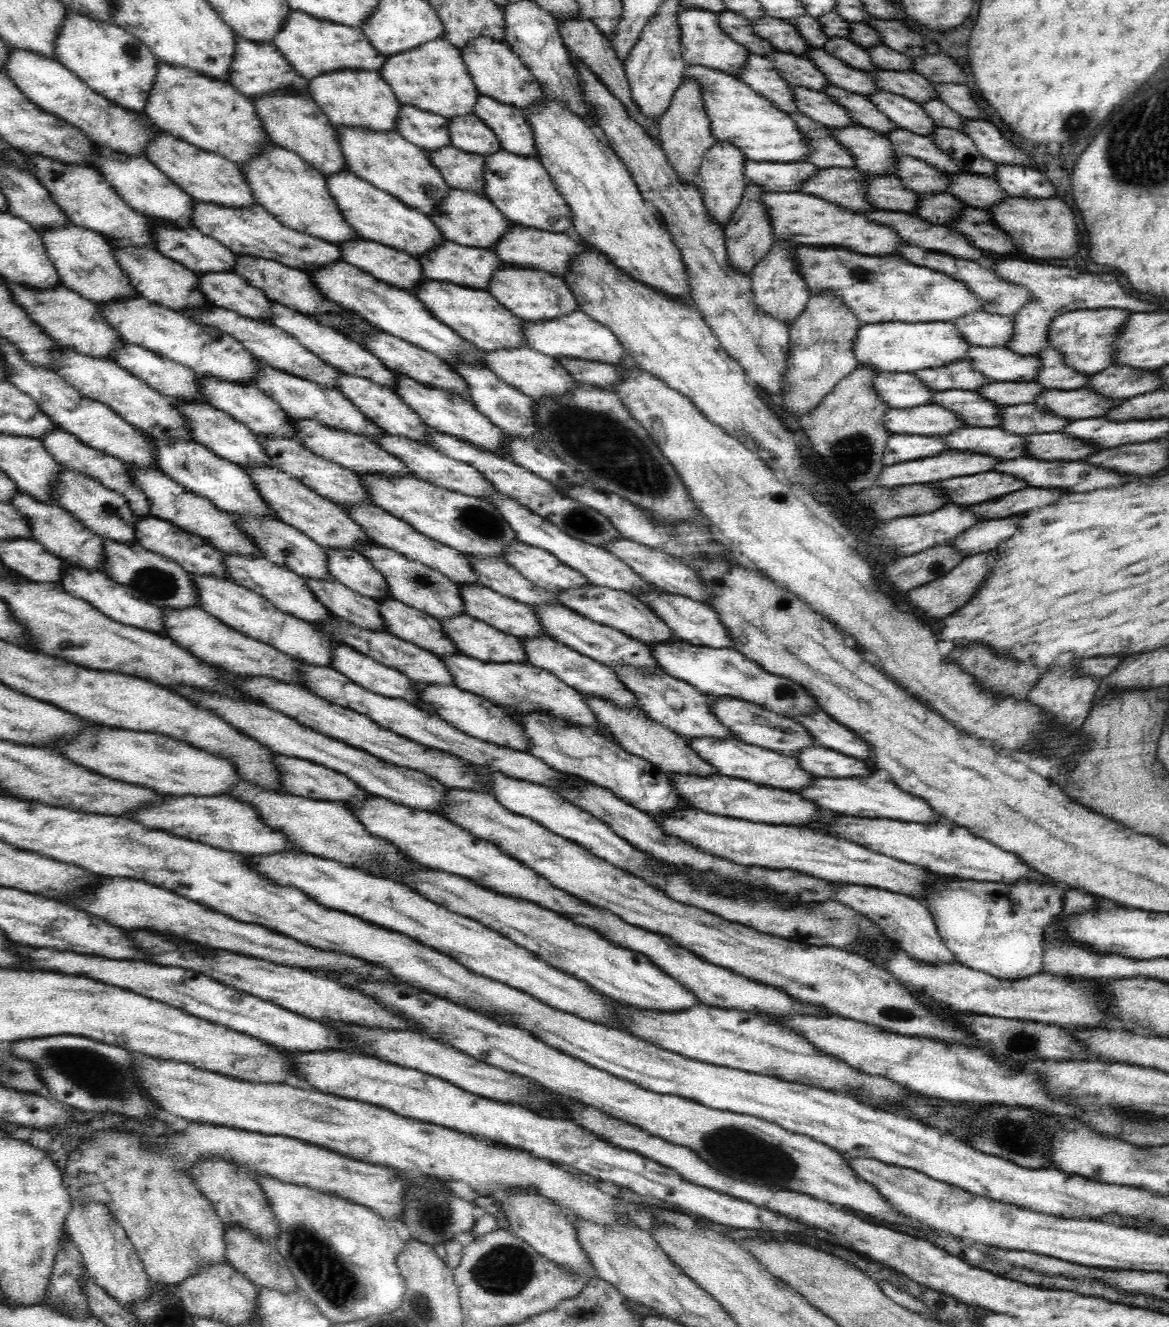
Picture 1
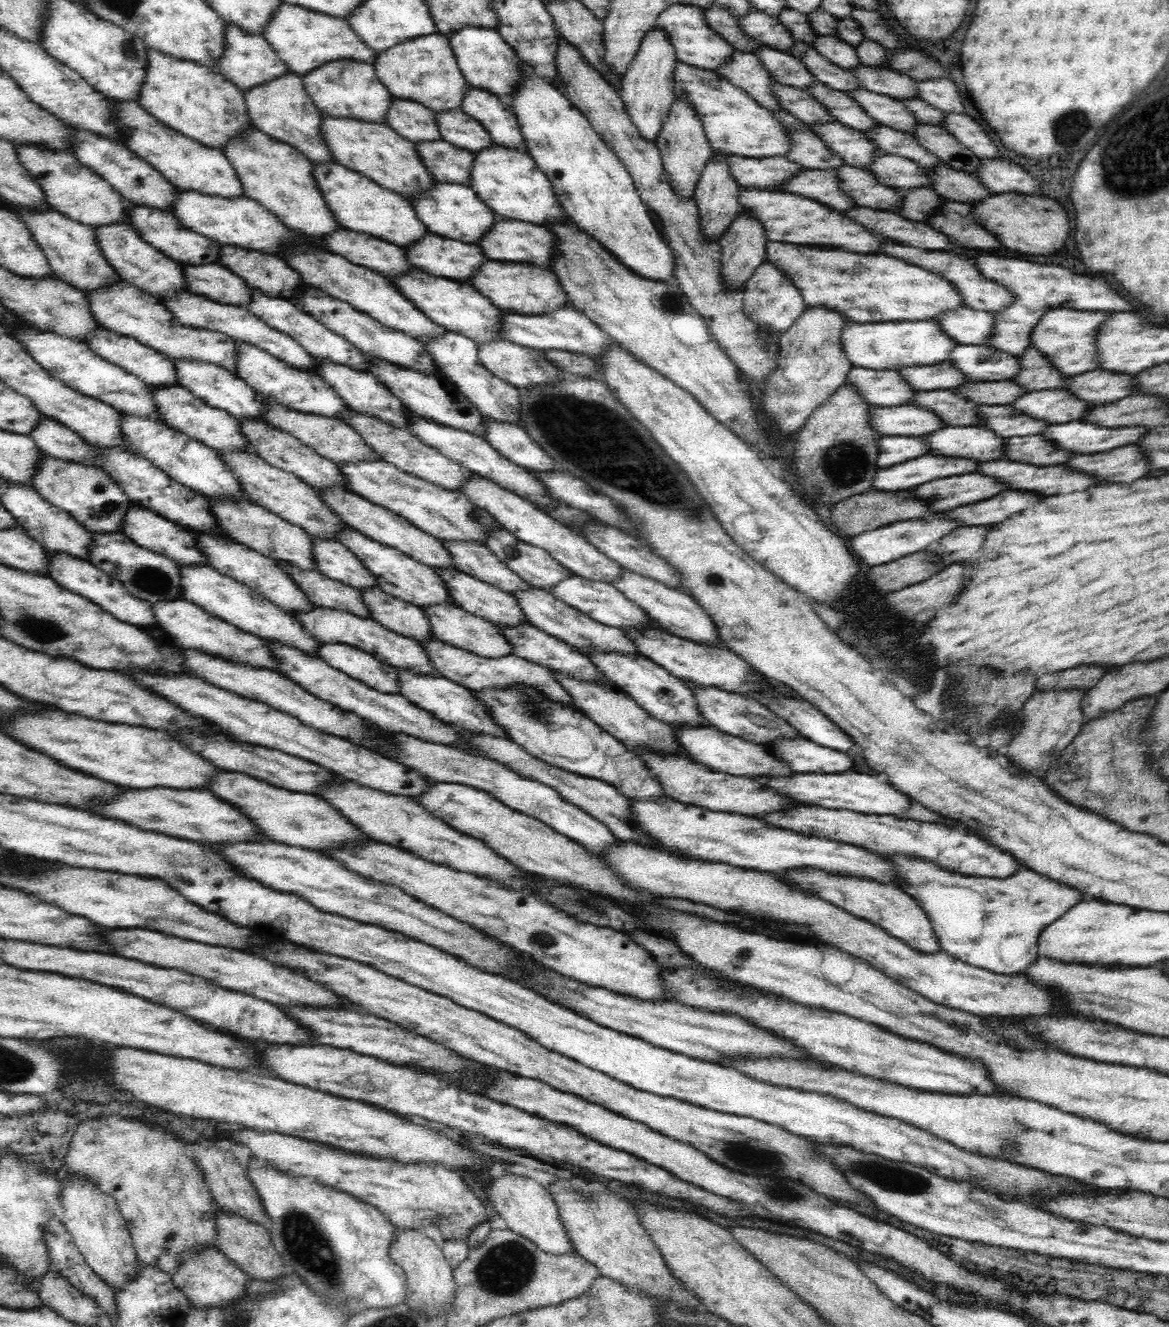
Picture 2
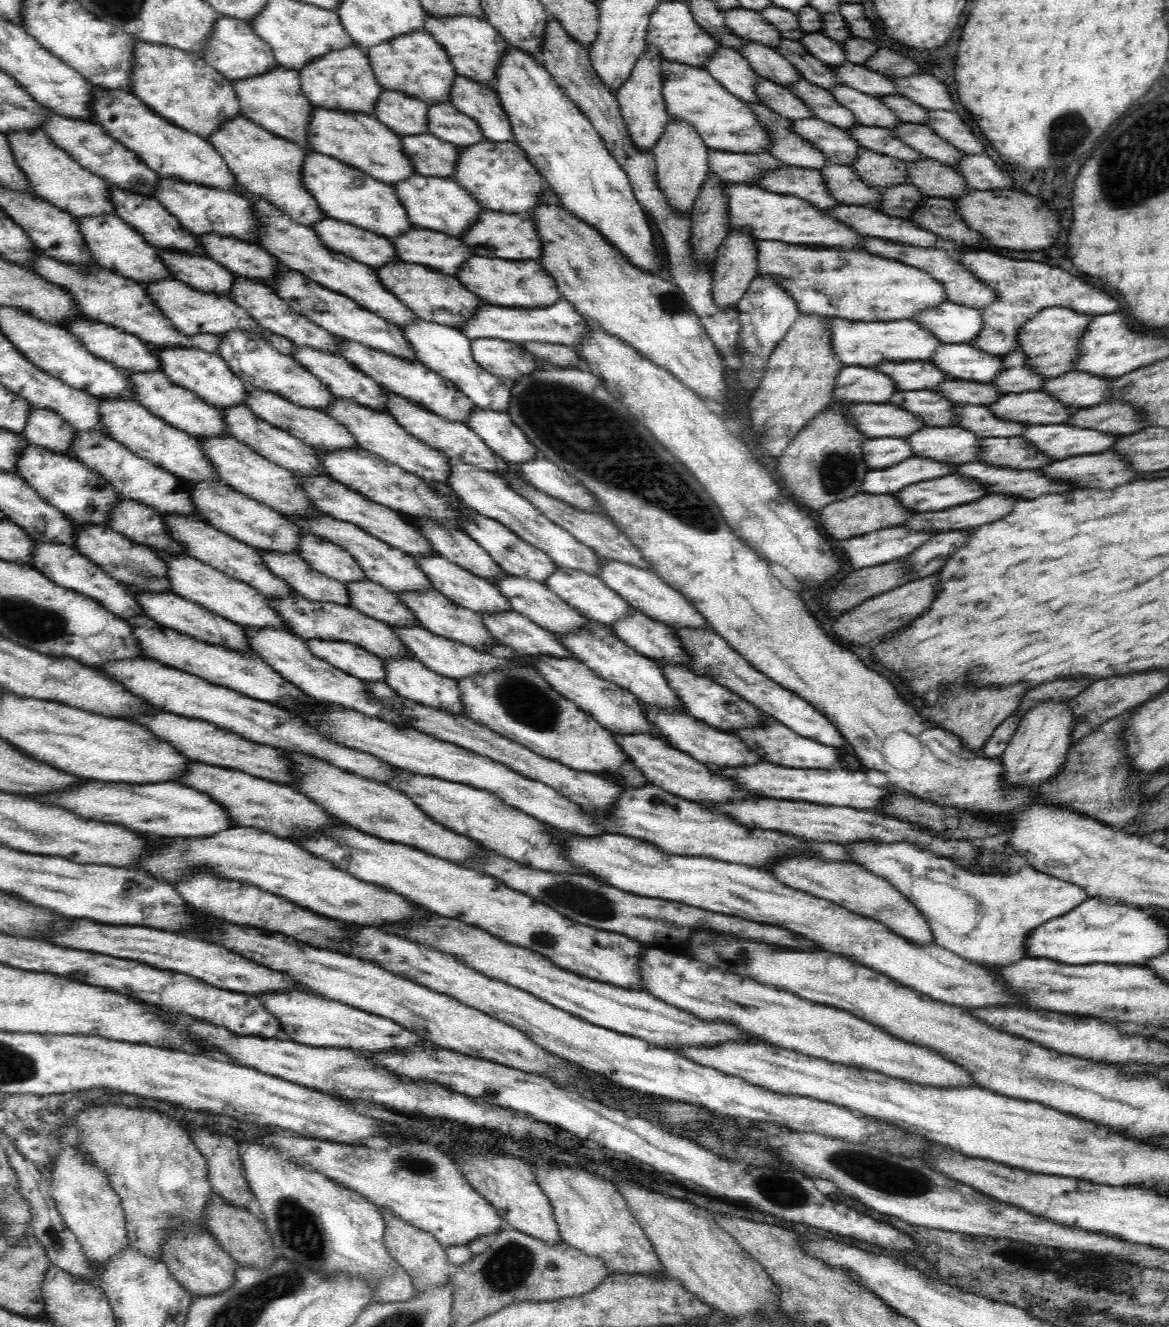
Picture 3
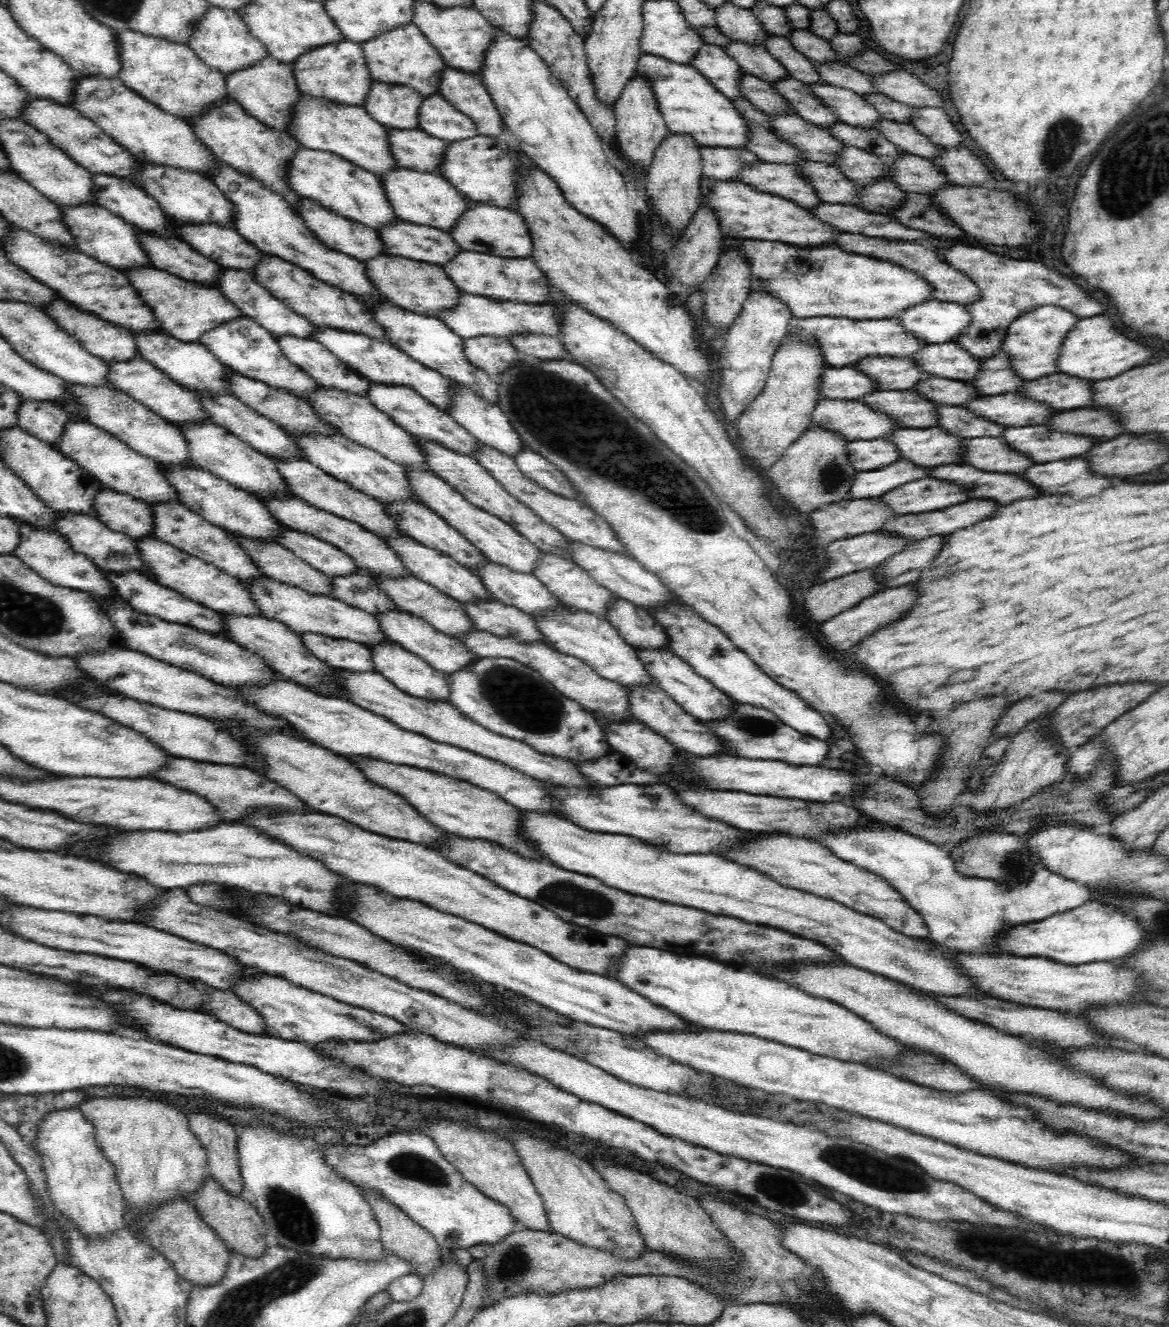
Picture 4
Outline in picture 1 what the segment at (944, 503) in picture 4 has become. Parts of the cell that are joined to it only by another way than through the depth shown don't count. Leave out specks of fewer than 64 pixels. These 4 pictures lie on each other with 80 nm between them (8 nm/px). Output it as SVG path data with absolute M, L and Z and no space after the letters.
M997 471L946 480L946 482L940 482L940 486L950 498L948 502L968 504L968 506L982 504L982 502L1022 490L1024 487L1030 487L1021 478Z

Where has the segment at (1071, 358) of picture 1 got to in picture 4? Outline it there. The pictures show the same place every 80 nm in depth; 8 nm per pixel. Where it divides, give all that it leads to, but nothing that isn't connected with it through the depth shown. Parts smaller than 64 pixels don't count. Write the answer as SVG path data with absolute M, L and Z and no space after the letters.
M1046 305L1035 308L1029 313L1015 317L1007 327L1006 336L999 350L1011 356L1011 370L1021 376L1023 380L1034 380L1056 372L1056 361L1067 333L1075 327L1082 318L1075 316L1065 308Z

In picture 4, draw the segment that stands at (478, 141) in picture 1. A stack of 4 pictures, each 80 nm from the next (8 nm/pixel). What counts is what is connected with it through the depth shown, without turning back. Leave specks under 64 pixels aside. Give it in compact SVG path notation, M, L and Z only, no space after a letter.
M440 94L425 97L419 108L419 128L440 140L466 140L478 135L477 126Z

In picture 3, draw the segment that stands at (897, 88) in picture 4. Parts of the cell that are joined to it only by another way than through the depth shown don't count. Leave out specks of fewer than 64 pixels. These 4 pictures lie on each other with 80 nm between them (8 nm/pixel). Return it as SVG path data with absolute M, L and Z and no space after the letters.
M929 74L895 77L895 87L898 95L928 110L954 111L956 108L948 85Z

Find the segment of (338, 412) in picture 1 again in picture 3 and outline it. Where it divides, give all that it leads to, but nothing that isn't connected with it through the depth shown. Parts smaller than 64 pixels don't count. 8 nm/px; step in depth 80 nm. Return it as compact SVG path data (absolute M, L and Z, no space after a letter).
M238 329L223 333L221 343L218 344L218 351L230 370L246 384L276 393L282 399L290 400L290 403L327 412L330 404L336 400L336 396L333 396L317 376L311 374L294 358L286 357L284 353L278 352L278 349L266 343L266 339L262 339L260 335L254 335L250 331L238 331Z

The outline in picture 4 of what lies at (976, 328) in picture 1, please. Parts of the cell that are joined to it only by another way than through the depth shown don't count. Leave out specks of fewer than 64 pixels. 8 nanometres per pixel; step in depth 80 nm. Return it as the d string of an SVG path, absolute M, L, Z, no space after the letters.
M936 299L910 307L896 319L929 344L955 342L956 337L971 324L971 316L963 304Z

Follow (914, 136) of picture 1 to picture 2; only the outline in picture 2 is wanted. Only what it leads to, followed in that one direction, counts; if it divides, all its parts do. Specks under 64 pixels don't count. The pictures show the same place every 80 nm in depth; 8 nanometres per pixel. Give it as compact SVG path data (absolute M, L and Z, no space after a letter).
M880 125L878 128L868 131L867 135L876 143L880 154L894 154L908 158L927 170L932 170L935 166L942 164L940 158L930 154L926 148L922 147L912 133Z

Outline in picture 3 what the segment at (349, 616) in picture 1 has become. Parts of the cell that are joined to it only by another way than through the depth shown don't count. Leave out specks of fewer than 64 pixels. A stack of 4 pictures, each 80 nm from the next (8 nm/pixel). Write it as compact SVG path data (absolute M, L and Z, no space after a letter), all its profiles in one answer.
M282 551L260 553L267 570L285 580L304 599L338 603L353 608L345 584L316 572L302 557Z

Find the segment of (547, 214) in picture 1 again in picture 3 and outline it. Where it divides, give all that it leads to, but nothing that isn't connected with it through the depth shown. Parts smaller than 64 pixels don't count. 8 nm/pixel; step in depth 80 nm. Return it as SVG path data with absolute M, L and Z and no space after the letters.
M488 139L480 144L461 148L455 181L466 189L486 211L510 213L530 220L530 212L542 196L542 176L528 161L520 144L512 141L497 143Z

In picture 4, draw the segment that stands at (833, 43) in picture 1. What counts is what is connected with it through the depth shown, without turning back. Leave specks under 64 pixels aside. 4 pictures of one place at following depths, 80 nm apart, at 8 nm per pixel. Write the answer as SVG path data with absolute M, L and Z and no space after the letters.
M810 29L795 30L788 39L798 52L816 64L840 60L840 55L831 47L829 41L816 36Z

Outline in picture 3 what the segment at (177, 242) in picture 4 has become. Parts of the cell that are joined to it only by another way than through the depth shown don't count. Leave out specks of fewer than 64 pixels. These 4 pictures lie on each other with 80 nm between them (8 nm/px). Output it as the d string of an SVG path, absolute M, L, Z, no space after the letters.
M158 249L158 255L175 280L190 285L197 292L214 293L231 299L236 275L206 256L190 252Z

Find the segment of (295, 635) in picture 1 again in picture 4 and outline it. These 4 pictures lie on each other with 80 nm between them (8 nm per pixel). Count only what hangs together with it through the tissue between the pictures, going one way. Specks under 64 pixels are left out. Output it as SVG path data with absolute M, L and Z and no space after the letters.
M156 536L140 538L136 541L136 550L142 557L147 570L154 575L159 585L174 589L186 598L217 613L237 614L243 617L260 617L262 612L255 606L254 599L246 582L228 576L222 569L206 561L161 541Z

